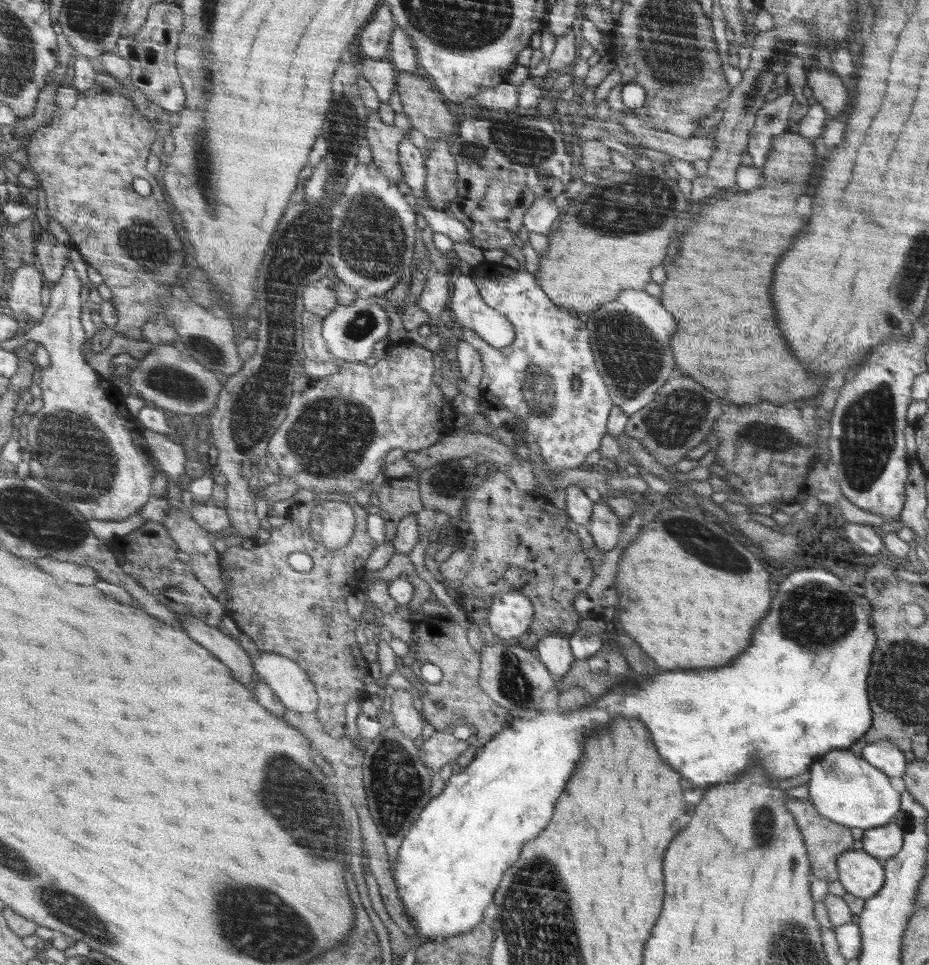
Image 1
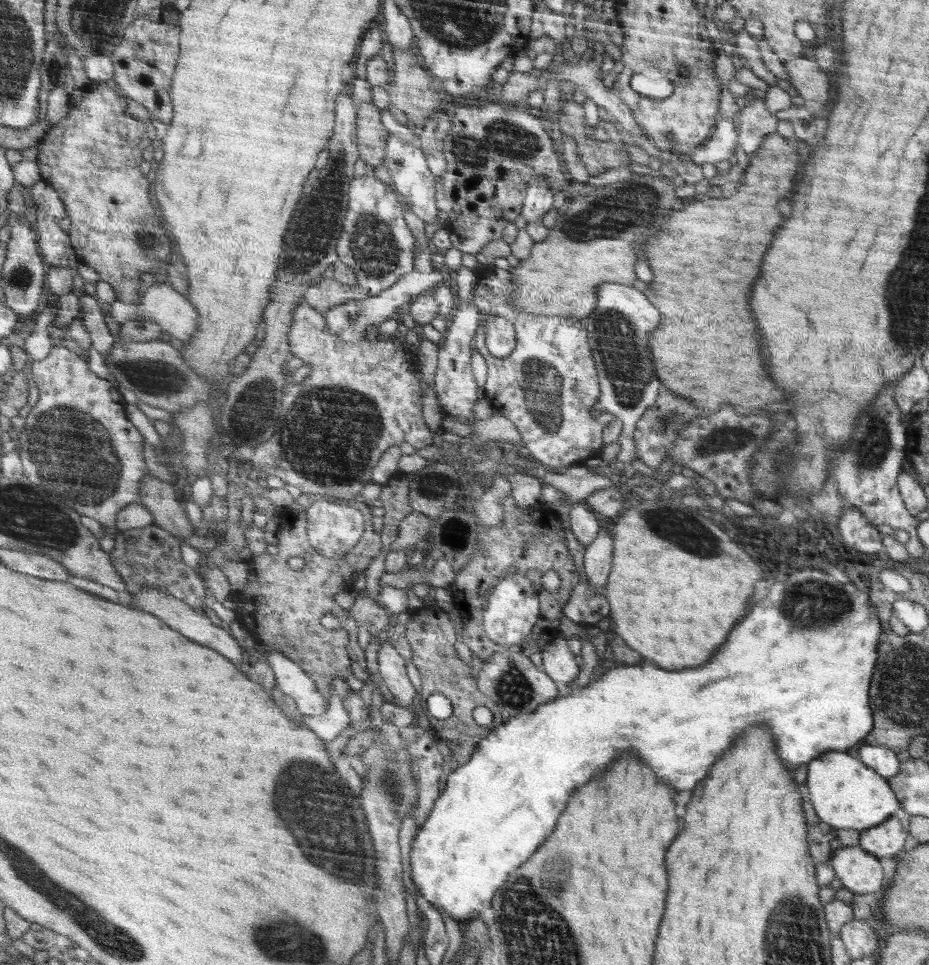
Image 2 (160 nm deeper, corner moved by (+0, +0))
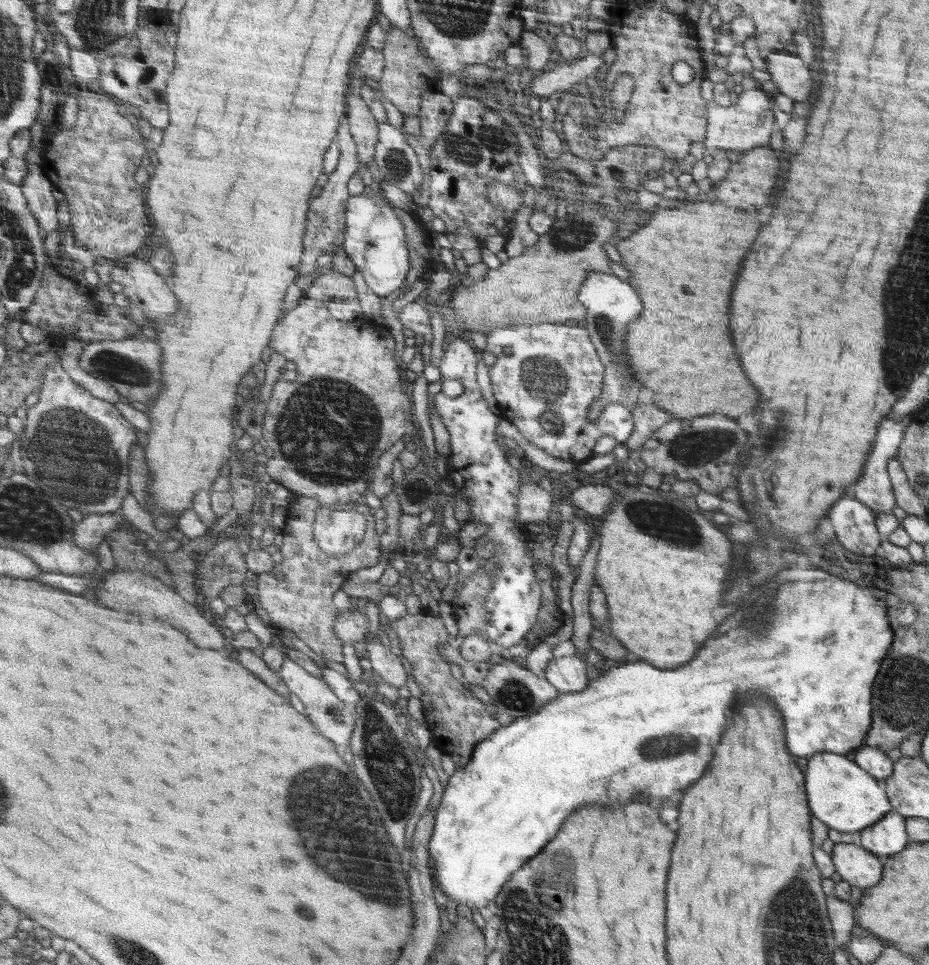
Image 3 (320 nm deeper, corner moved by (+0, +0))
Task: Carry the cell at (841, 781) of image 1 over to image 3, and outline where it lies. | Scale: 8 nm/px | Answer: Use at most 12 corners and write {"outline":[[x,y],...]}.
{"outline":[[822,752],[806,768],[814,816],[865,831],[893,810],[884,781]]}

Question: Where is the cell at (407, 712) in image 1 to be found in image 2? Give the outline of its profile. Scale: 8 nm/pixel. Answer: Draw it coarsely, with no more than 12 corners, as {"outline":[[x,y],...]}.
{"outline":[[386,637],[378,670],[402,706],[416,704],[406,660]]}

